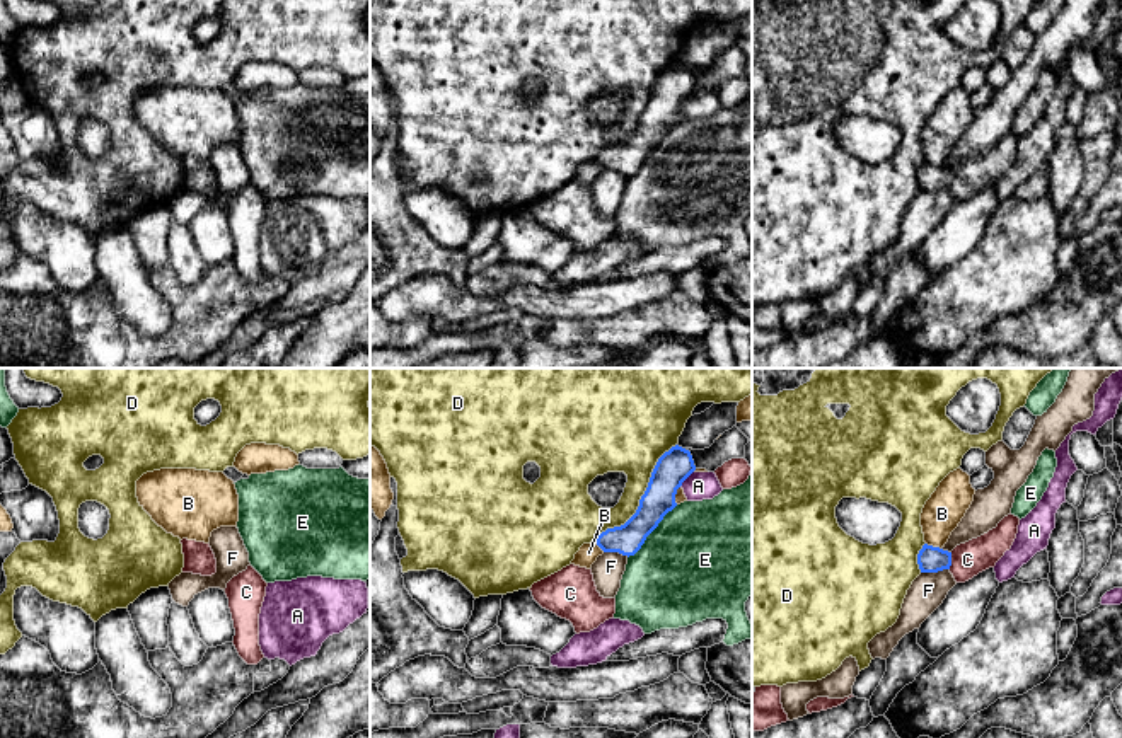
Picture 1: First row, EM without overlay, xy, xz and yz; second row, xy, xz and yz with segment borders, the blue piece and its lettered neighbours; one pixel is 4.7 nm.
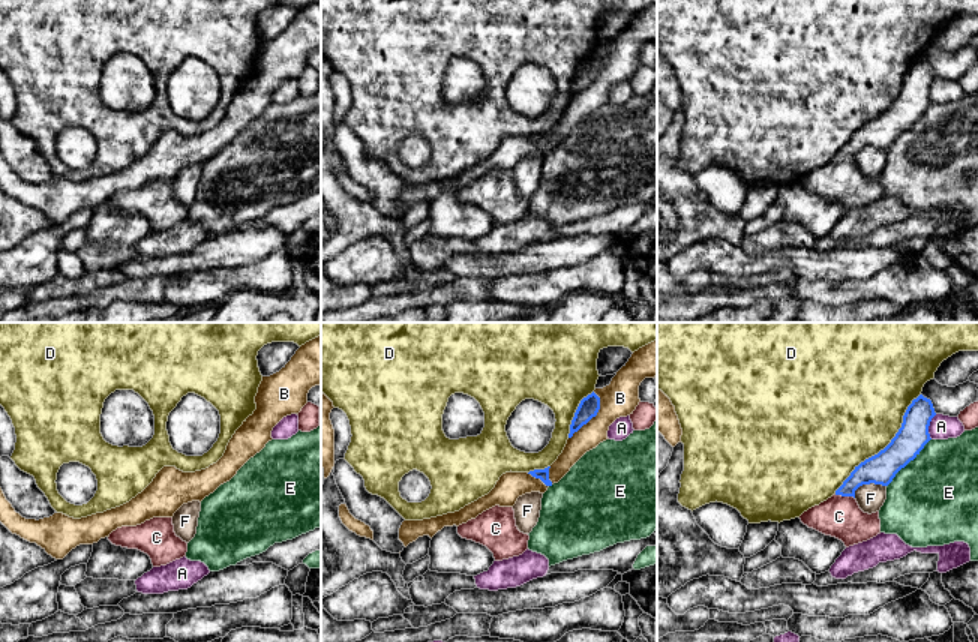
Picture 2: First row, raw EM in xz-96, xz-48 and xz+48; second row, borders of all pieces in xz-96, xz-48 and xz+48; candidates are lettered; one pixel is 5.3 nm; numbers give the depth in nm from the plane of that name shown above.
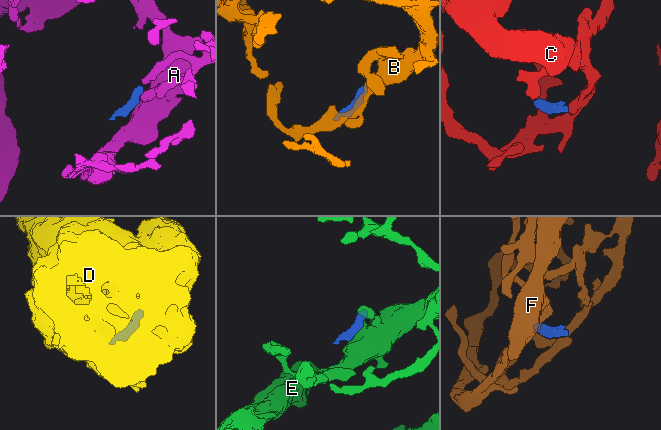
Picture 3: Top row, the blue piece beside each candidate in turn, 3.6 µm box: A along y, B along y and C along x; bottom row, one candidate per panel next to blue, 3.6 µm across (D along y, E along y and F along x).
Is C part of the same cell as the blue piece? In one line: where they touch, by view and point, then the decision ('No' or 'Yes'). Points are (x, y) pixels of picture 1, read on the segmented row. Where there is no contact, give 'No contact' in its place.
Touches blue at yz (950, 561). Yes

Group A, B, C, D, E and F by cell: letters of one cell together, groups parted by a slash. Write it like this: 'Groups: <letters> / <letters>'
Groups: A / B / C / D / E / F

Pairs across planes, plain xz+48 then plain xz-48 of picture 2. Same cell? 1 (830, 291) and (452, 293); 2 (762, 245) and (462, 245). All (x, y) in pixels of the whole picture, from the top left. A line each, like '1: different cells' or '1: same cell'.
1: different cells
2: same cell

